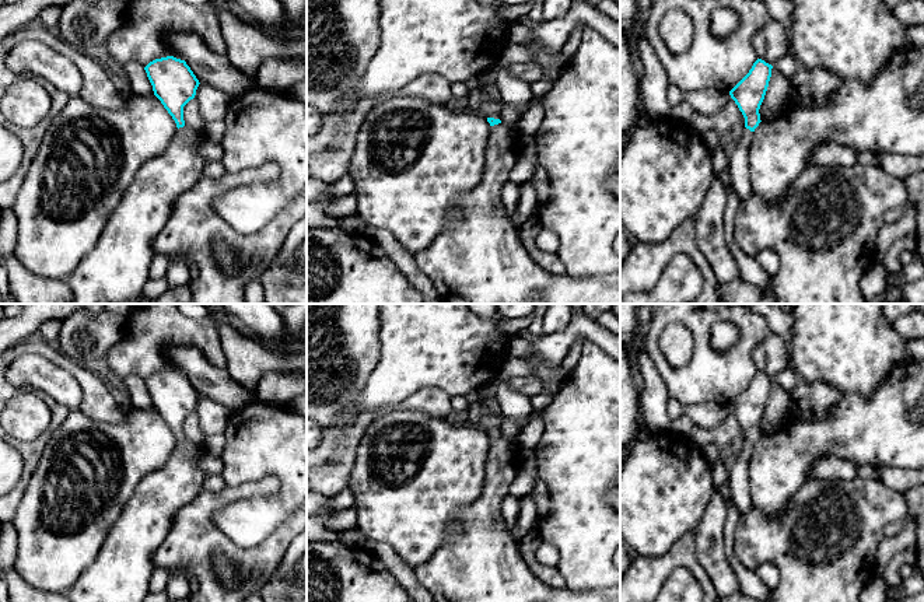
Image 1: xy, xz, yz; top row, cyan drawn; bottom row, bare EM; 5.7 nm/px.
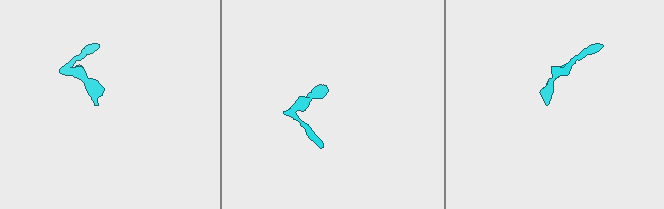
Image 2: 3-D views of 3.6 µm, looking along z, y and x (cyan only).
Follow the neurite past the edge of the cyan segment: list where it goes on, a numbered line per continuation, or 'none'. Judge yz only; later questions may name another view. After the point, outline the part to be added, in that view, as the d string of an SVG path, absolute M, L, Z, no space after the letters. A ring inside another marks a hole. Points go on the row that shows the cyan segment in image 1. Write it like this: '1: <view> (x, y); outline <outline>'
1: yz (738, 177); outline M743 129L741 140L734 144L728 151L728 174L727 182L735 190L738 199L748 200L752 193L750 168L749 168L749 151L752 146L753 132Z

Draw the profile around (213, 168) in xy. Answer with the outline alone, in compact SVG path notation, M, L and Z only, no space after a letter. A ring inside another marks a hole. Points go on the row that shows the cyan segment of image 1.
M209 161L204 165L204 176L207 178L220 178L225 174L225 168L221 161Z

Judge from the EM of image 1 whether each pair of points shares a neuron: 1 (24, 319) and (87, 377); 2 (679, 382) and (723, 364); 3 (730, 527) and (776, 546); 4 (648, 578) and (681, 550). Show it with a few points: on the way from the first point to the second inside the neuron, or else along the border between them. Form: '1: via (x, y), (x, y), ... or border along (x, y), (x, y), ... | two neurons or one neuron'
1: border along (30, 338), (14, 346) | two neurons
2: via (690, 382), (711, 375) | one neuron
3: border along (741, 517), (734, 545), (739, 562) | two neurons
4: via (657, 570), (672, 559) | one neuron

